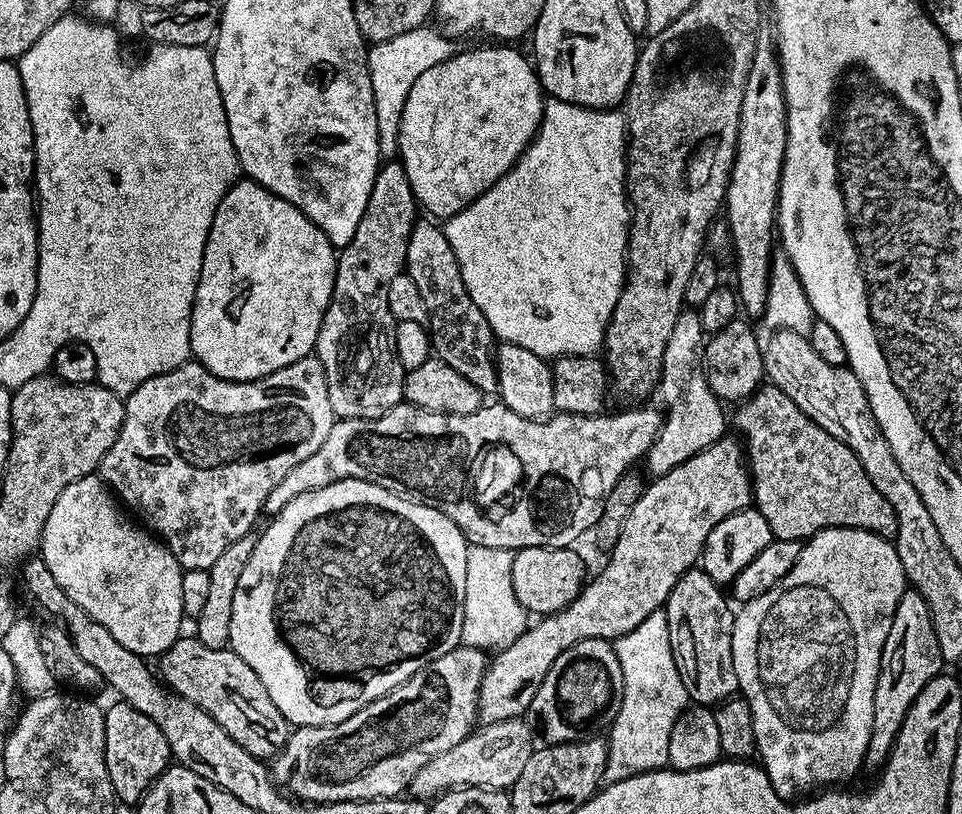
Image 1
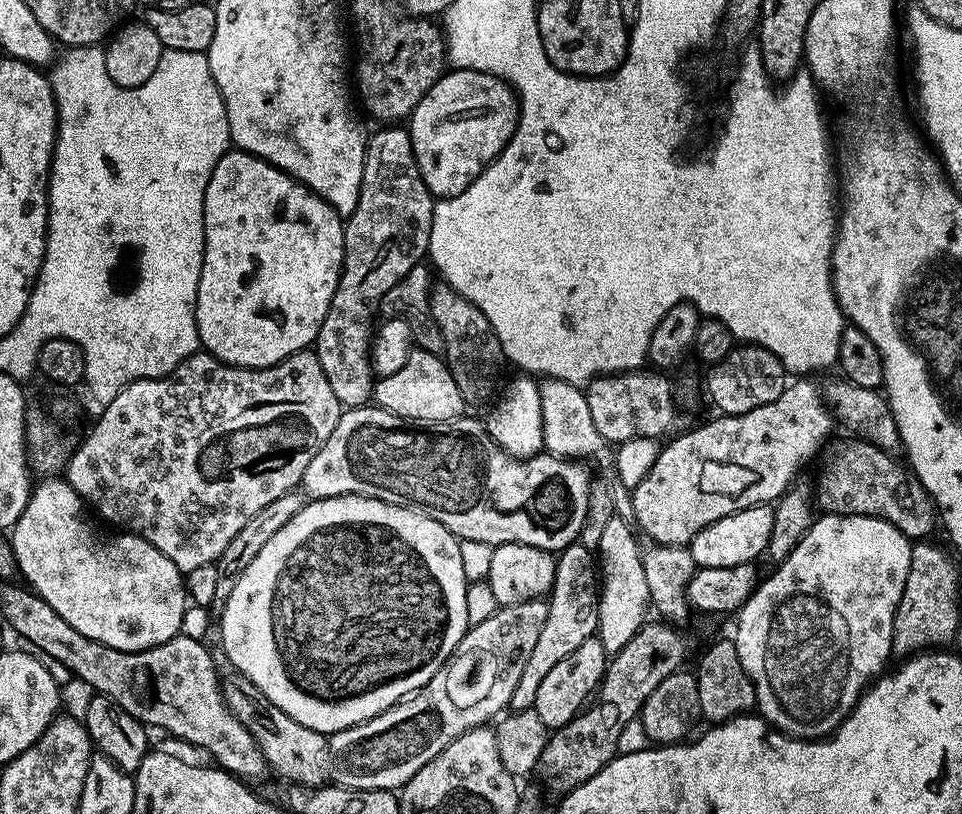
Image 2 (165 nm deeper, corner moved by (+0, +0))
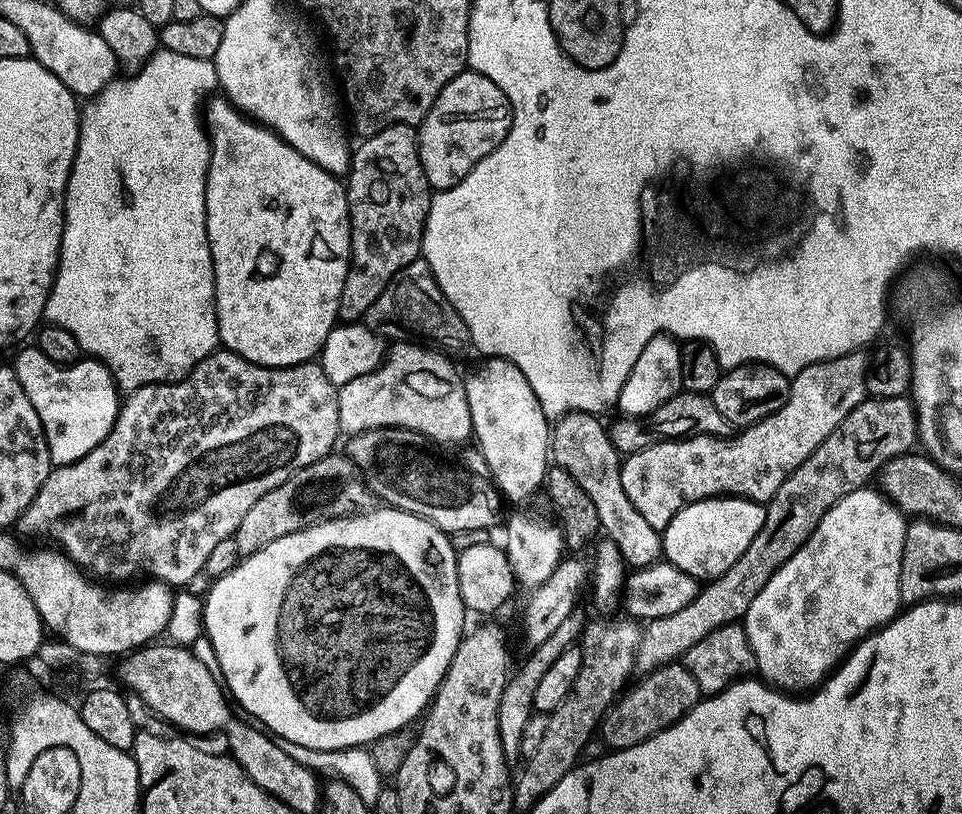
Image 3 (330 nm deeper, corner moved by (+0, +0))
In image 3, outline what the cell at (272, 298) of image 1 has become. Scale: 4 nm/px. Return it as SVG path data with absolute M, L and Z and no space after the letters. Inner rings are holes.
M223 94L213 95L203 105L202 119L208 134L208 144L212 148L208 163L208 177L204 187L204 213L206 214L206 234L212 255L212 269L214 270L216 325L220 335L220 344L227 351L238 354L250 363L260 365L261 368L289 368L295 364L309 363L326 342L330 330L338 323L340 295L342 294L342 286L346 282L352 254L352 225L348 219L348 193L345 185L342 183L341 177L322 170L322 166L318 166L314 162L310 162L310 158L298 154L298 150L294 150L294 146L290 146L272 129L257 124L250 116L245 116Z

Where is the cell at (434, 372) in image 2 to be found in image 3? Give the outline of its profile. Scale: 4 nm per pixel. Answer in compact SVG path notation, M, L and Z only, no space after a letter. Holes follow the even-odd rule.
M399 342L393 343L393 348L389 347L385 351L384 359L381 360L380 365L374 369L370 374L362 374L362 378L354 378L354 382L346 382L339 385L336 397L338 398L338 422L340 423L340 431L344 434L355 434L358 432L365 432L371 428L405 428L411 432L422 434L426 438L430 438L433 442L441 446L460 446L465 442L473 439L472 422L470 418L470 409L467 406L466 390L464 389L464 381L461 373L456 373L456 368L451 364L447 355L433 352L430 348L421 348L419 344L402 344Z

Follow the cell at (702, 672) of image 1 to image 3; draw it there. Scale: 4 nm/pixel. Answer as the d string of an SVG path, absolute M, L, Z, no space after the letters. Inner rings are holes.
M568 412L559 417L550 428L550 456L555 467L566 470L582 490L594 502L594 510L598 514L598 522L602 532L611 541L629 569L644 568L655 564L662 556L662 536L652 525L651 520L642 518L626 498L626 490L622 490L620 477L621 457L612 443L608 441L605 425L599 424L597 417L590 412Z

